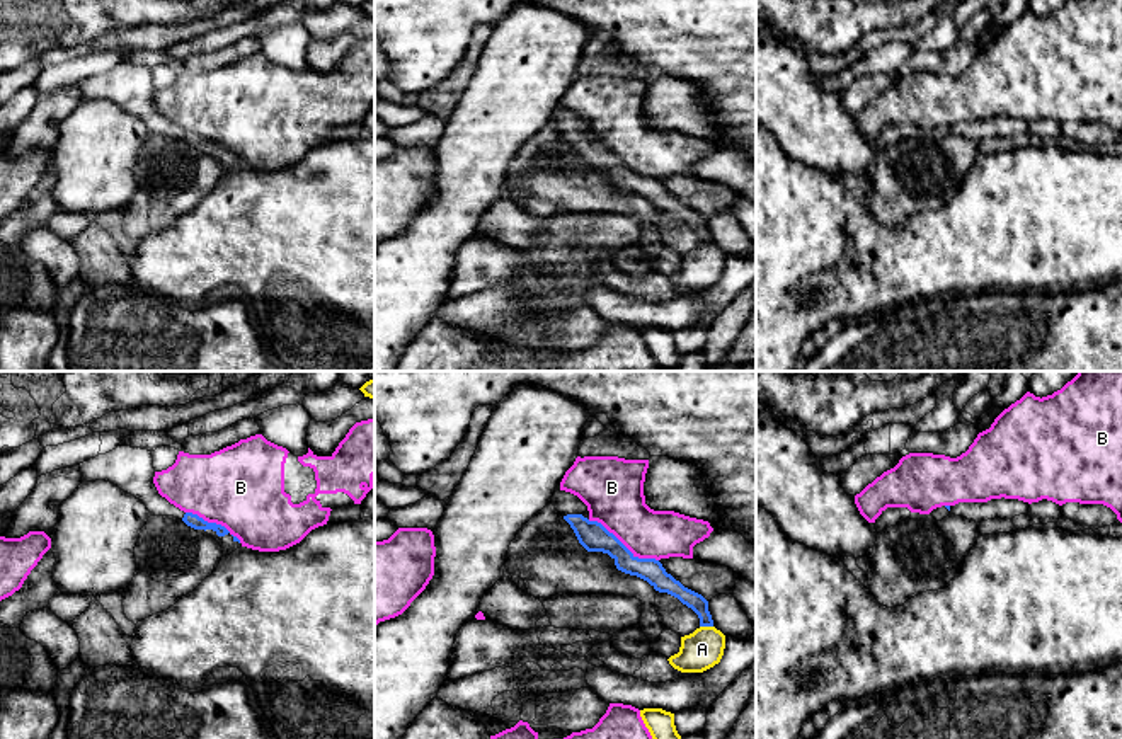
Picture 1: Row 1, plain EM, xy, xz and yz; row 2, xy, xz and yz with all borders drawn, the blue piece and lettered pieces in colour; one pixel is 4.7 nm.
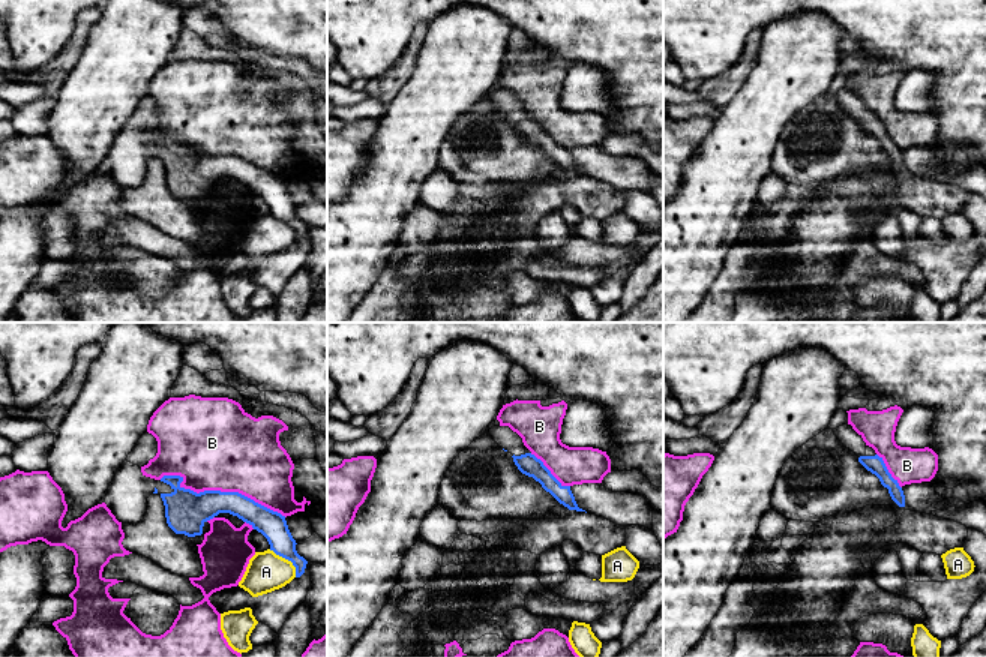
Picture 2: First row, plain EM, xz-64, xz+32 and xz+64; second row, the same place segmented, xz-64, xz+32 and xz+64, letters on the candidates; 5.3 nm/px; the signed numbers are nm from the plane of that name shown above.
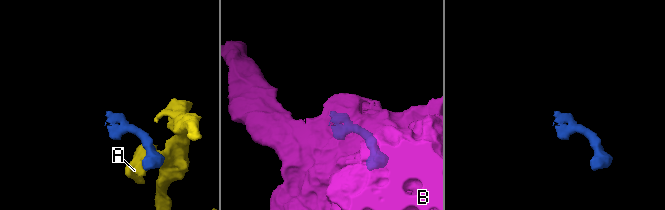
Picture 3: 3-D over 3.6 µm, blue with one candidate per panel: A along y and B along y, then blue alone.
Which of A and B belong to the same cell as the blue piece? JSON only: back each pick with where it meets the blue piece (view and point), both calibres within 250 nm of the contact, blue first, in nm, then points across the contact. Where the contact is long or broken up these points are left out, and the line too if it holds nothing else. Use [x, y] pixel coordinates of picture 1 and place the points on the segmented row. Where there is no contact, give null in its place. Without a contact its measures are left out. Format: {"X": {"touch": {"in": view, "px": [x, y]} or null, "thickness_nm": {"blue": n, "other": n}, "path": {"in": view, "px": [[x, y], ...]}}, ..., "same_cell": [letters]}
{"same_cell": []}

